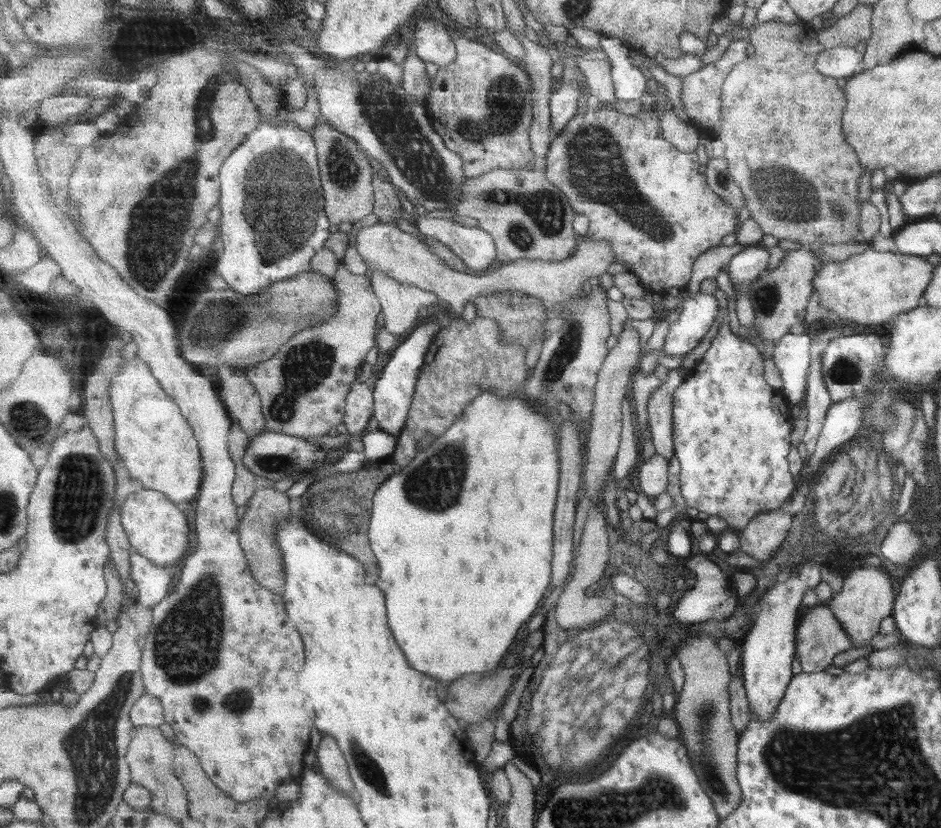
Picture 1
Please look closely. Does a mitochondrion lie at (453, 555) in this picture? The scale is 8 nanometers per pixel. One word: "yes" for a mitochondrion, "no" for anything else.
no

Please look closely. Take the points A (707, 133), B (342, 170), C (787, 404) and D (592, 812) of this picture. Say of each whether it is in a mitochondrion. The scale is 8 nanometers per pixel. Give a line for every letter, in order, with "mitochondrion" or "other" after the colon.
A: other
B: mitochondrion
C: other
D: mitochondrion

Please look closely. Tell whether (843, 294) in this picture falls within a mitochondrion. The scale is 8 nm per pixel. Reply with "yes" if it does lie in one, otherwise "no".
no

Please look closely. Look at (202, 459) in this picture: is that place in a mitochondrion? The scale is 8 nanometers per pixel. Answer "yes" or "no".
no

